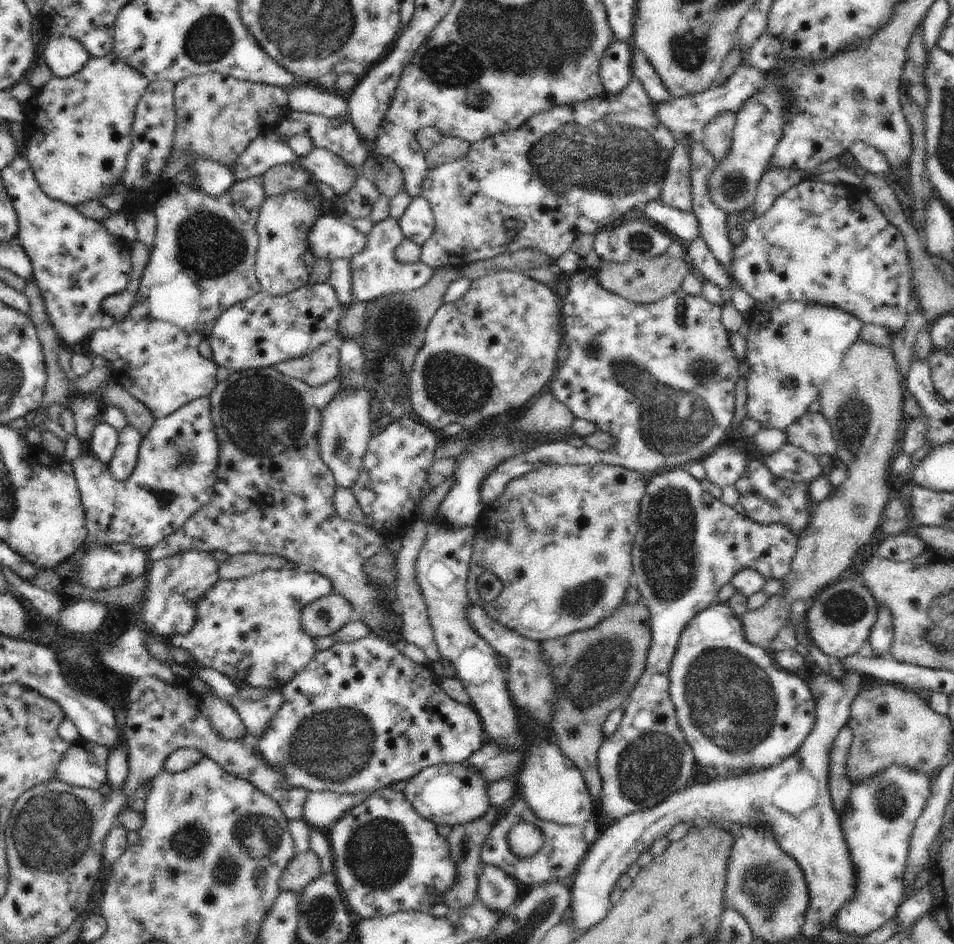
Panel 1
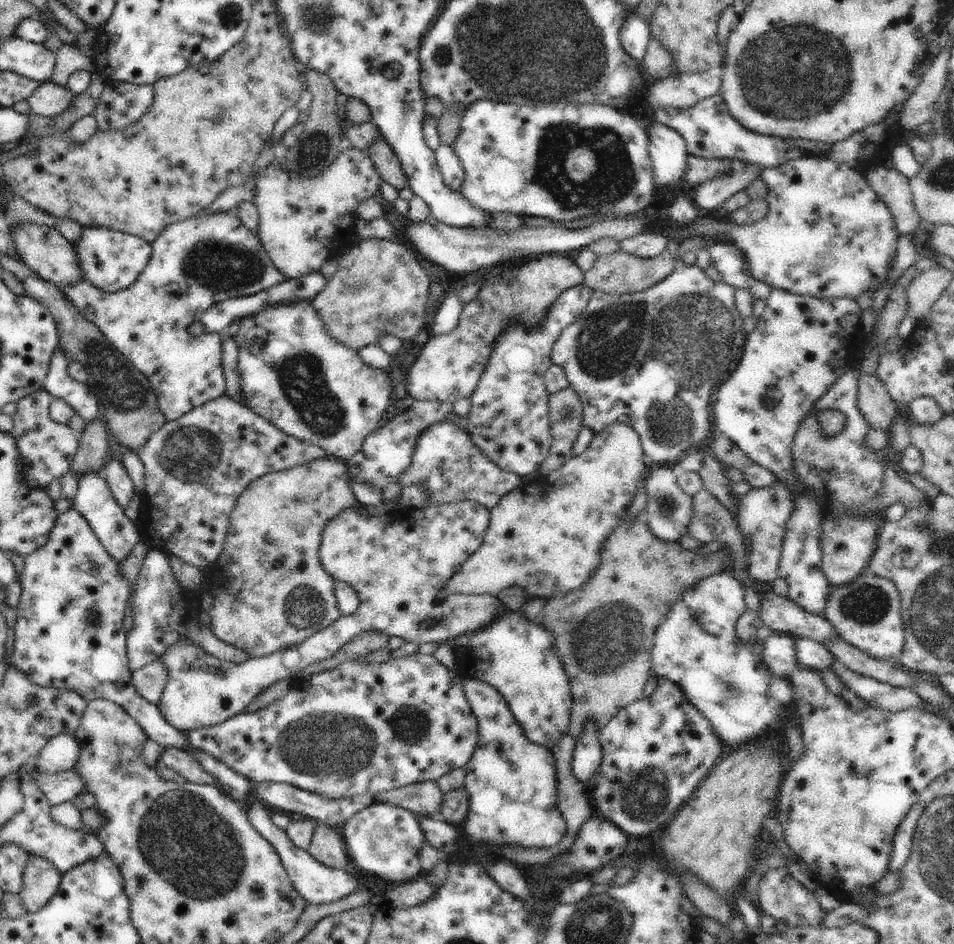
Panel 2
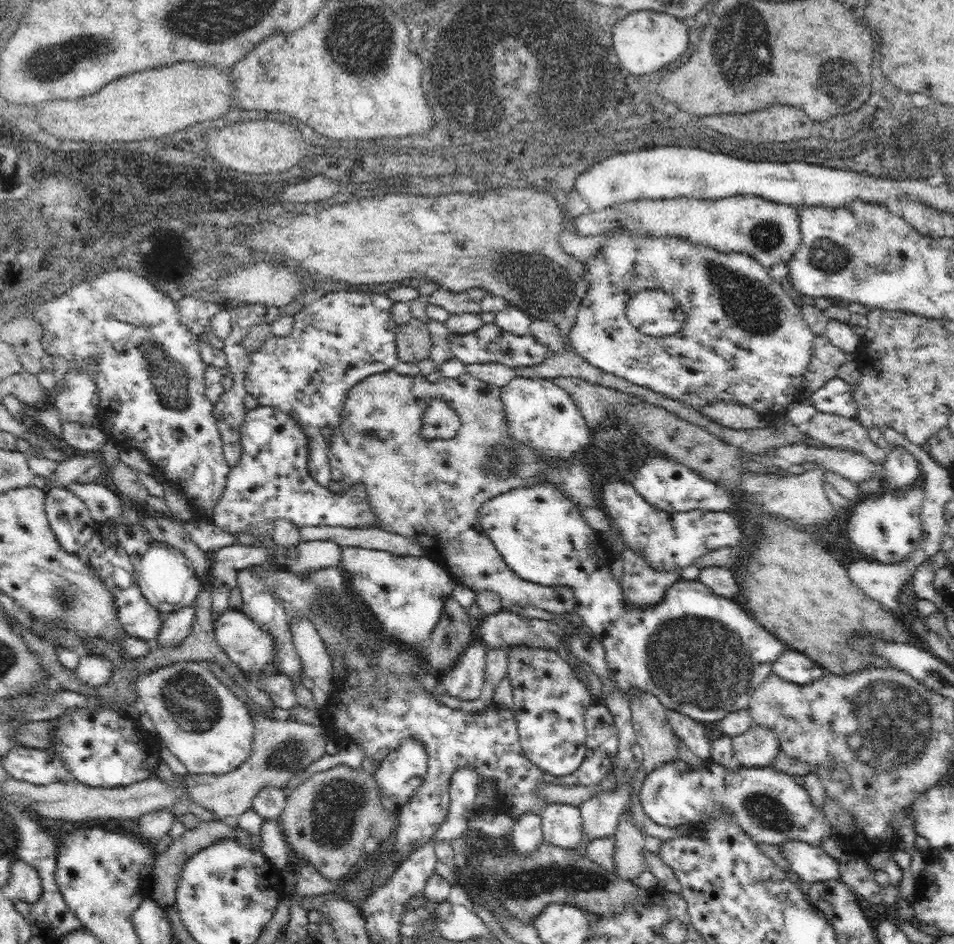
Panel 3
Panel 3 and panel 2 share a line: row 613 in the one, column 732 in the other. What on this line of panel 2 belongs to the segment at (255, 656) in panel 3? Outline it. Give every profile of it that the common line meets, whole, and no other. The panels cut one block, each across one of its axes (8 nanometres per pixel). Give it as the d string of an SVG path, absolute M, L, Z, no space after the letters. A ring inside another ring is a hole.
M806 155L784 162L780 164L780 166L762 168L761 179L764 180L768 187L766 199L769 204L768 214L764 216L762 220L752 224L732 224L731 221L724 222L723 220L709 216L702 218L697 217L690 222L690 226L688 226L686 230L688 230L690 234L696 234L697 237L704 237L708 241L714 240L717 243L736 246L736 248L744 254L744 260L748 262L750 276L760 282L764 282L764 284L768 284L770 288L777 288L784 290L784 292L799 294L800 296L813 296L819 299L850 298L850 300L857 301L860 296L870 292L872 298L875 299L876 292L878 292L880 288L884 288L884 284L888 284L888 278L890 278L892 274L892 267L894 266L894 262L896 262L896 247L900 232L896 230L896 224L893 224L894 218L892 218L892 213L888 210L887 204L884 204L884 201L874 192L873 188L870 188L867 178L849 164L839 163L831 158L822 157L821 155Z

